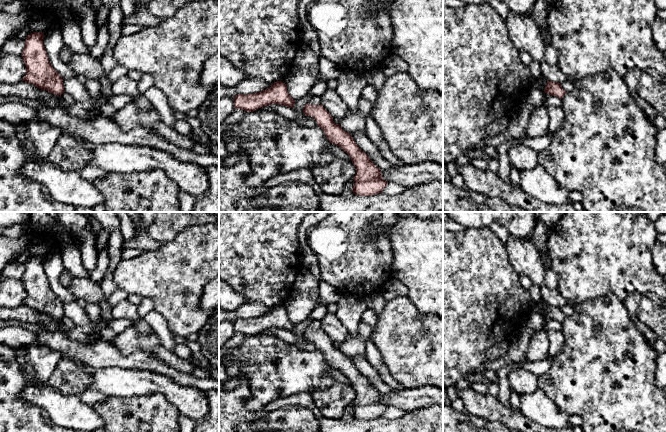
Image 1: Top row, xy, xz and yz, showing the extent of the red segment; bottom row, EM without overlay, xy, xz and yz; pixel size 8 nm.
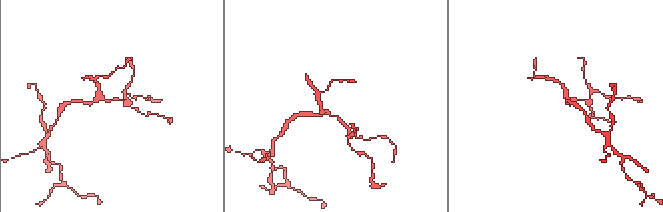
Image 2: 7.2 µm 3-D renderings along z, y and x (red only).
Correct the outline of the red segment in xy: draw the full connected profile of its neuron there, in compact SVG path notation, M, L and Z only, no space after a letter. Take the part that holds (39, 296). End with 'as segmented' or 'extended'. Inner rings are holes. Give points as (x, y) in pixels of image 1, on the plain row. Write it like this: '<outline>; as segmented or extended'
M33 256L25 263L21 280L26 290L26 299L22 305L61 320L65 316L63 303L50 288L43 263L42 256Z; as segmented

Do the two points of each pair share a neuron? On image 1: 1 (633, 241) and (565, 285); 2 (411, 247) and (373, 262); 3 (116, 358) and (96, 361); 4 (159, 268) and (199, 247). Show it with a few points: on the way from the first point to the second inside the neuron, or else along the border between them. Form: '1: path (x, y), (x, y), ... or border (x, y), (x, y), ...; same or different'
1: path (616, 241), (613, 241), (582, 272); same
2: border (390, 231), (393, 276); different
3: path (111, 358), (101, 358); same
4: path (169, 268), (178, 268), (189, 257); same

